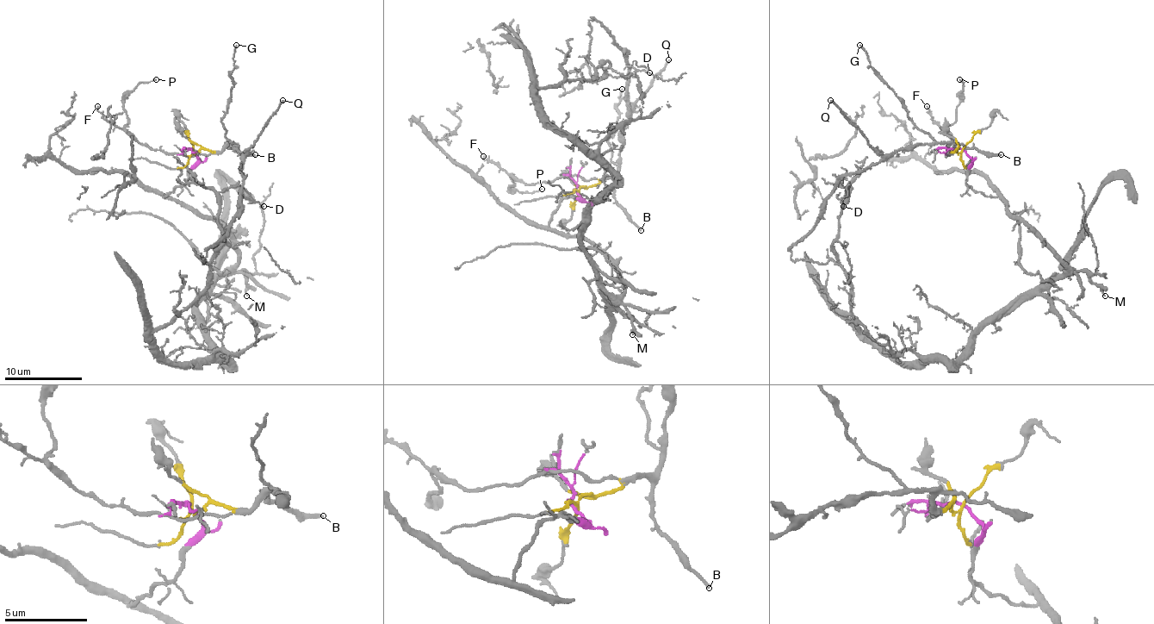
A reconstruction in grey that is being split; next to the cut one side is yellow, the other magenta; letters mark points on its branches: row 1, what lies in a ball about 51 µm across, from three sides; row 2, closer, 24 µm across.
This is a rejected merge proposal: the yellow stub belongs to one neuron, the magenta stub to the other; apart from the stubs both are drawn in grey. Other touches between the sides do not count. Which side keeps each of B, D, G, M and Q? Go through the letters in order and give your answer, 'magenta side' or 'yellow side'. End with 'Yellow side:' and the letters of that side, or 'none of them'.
B: yellow side
D: magenta side
G: yellow side
M: magenta side
Q: yellow side
Yellow side: B, G, Q

